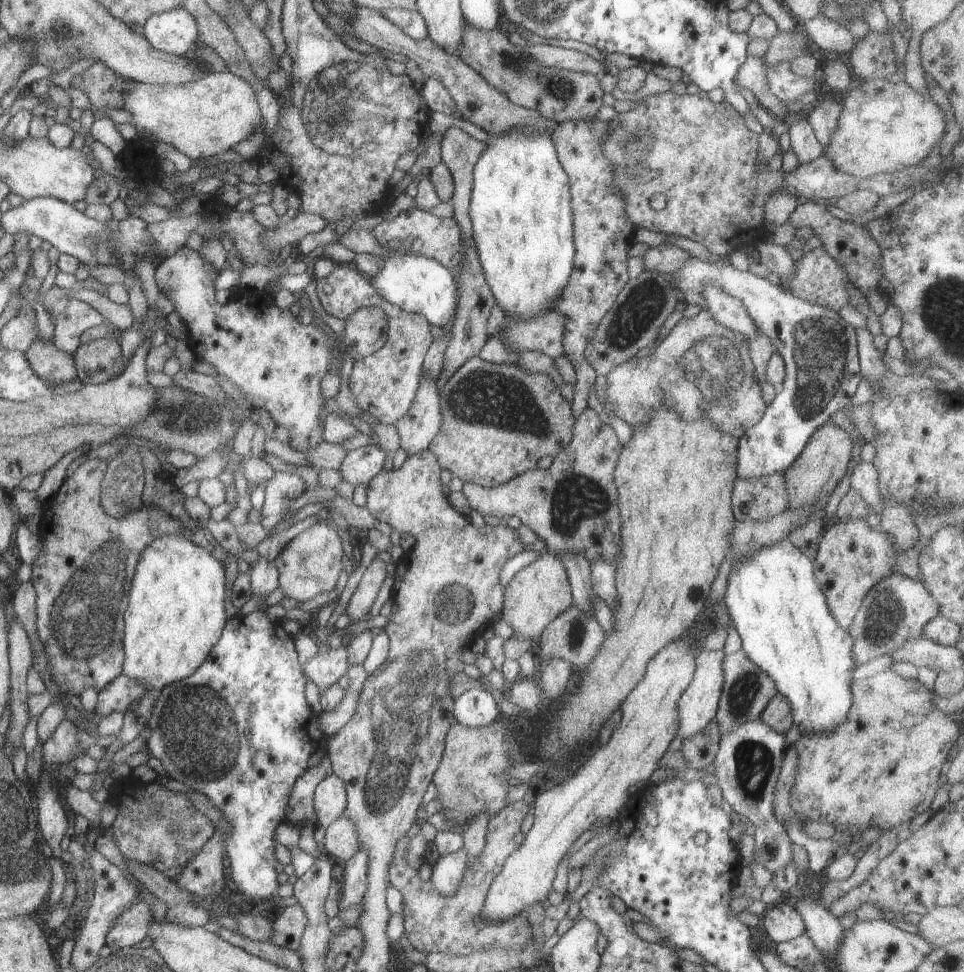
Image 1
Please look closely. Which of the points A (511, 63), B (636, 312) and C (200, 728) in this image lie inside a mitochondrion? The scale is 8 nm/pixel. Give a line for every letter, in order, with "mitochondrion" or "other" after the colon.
A: mitochondrion
B: mitochondrion
C: mitochondrion

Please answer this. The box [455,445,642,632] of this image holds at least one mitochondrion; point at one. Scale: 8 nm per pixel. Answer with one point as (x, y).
(578, 498)

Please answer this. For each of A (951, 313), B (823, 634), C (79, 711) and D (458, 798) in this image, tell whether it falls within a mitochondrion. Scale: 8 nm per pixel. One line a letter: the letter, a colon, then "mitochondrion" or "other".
A: mitochondrion
B: other
C: other
D: mitochondrion

